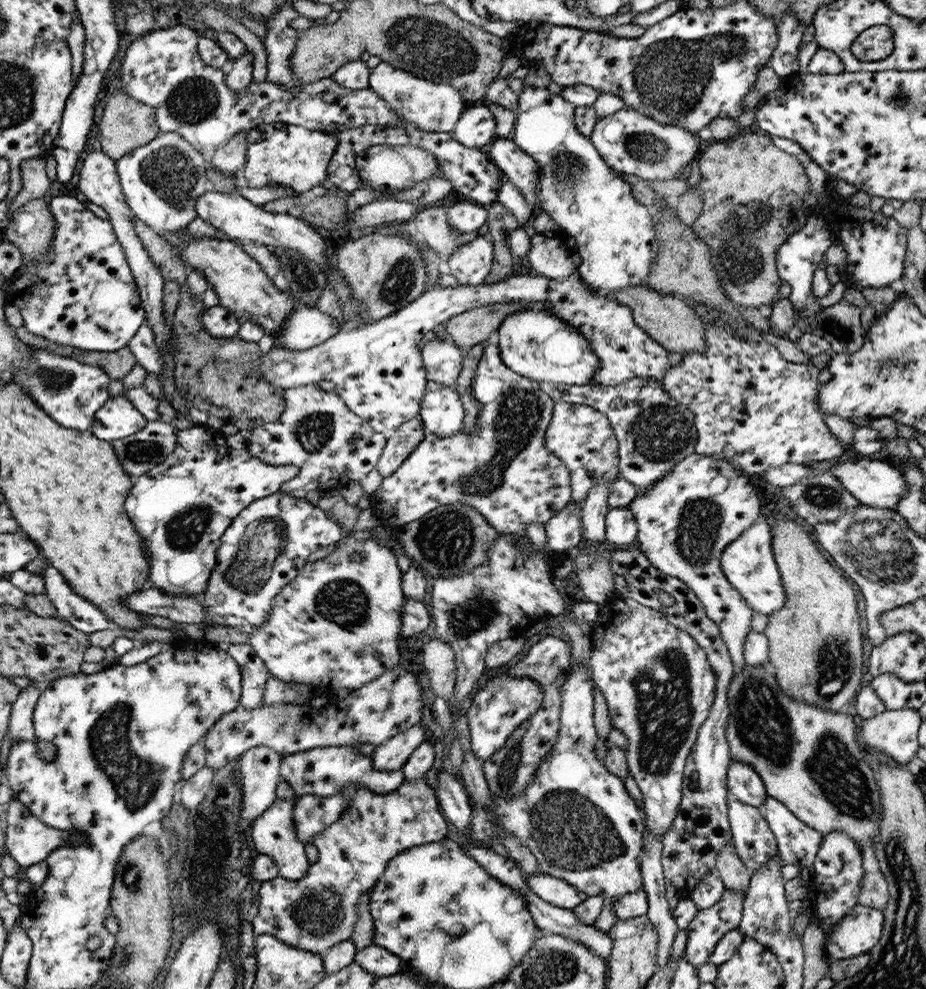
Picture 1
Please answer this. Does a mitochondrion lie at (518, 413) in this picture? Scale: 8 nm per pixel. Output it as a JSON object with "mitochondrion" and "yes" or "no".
{"mitochondrion":"yes"}

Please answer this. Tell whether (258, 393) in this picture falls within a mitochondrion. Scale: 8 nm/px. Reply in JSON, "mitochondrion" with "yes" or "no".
{"mitochondrion":"yes"}

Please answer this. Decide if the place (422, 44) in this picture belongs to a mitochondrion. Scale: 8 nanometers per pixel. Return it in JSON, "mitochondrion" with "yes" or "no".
{"mitochondrion":"yes"}

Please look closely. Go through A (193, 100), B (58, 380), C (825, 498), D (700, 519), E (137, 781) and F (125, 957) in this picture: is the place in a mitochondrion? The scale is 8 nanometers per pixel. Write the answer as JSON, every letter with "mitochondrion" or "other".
{"A":"mitochondrion","B":"mitochondrion","C":"mitochondrion","D":"mitochondrion","E":"mitochondrion","F":"mitochondrion"}

